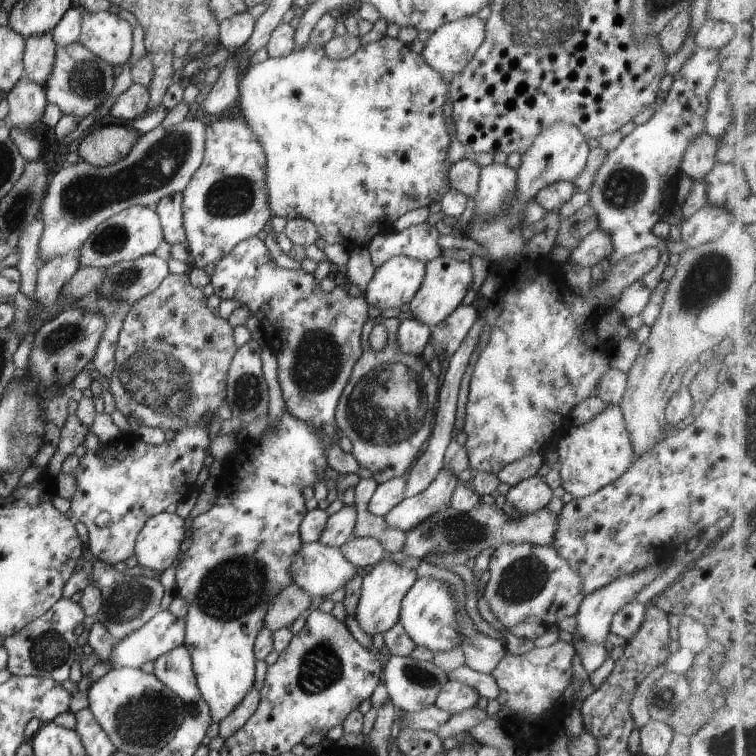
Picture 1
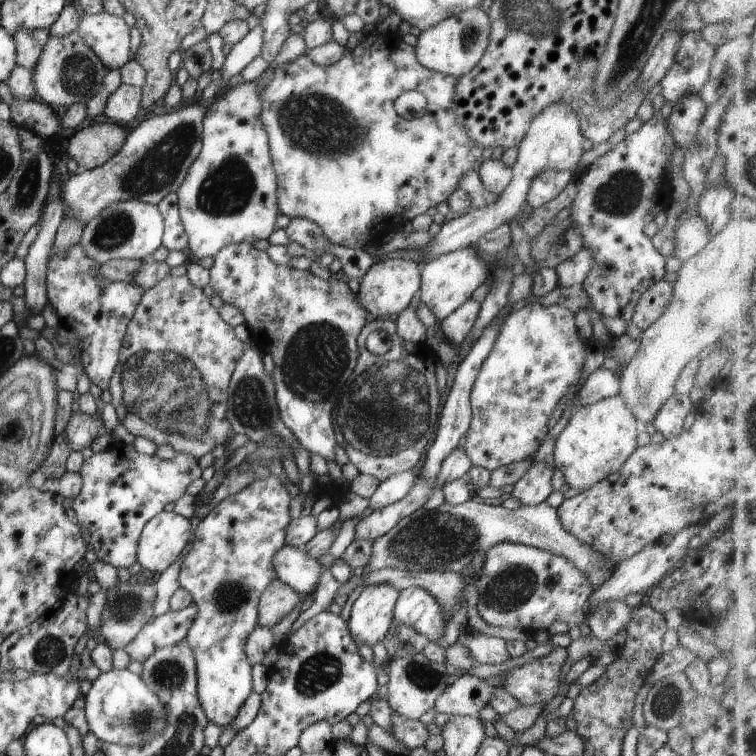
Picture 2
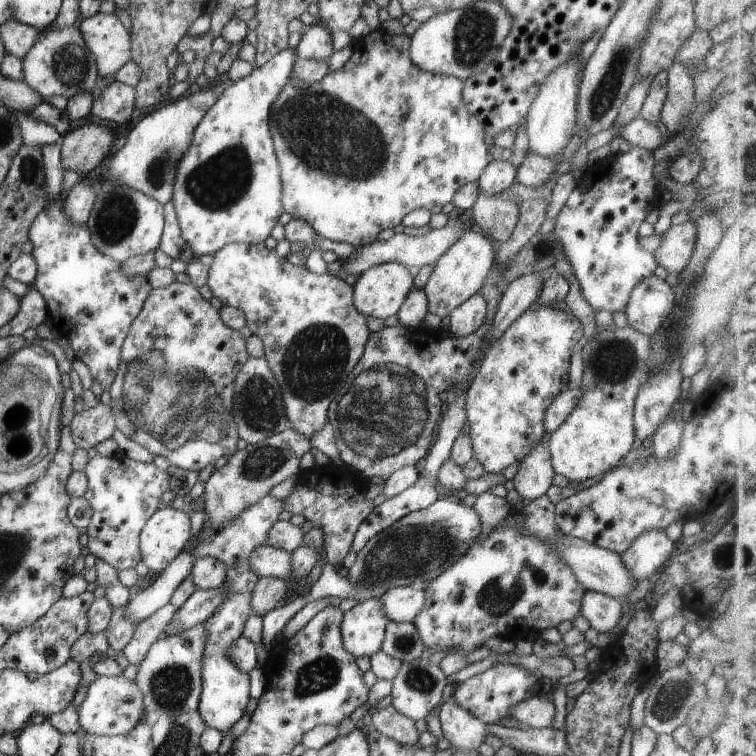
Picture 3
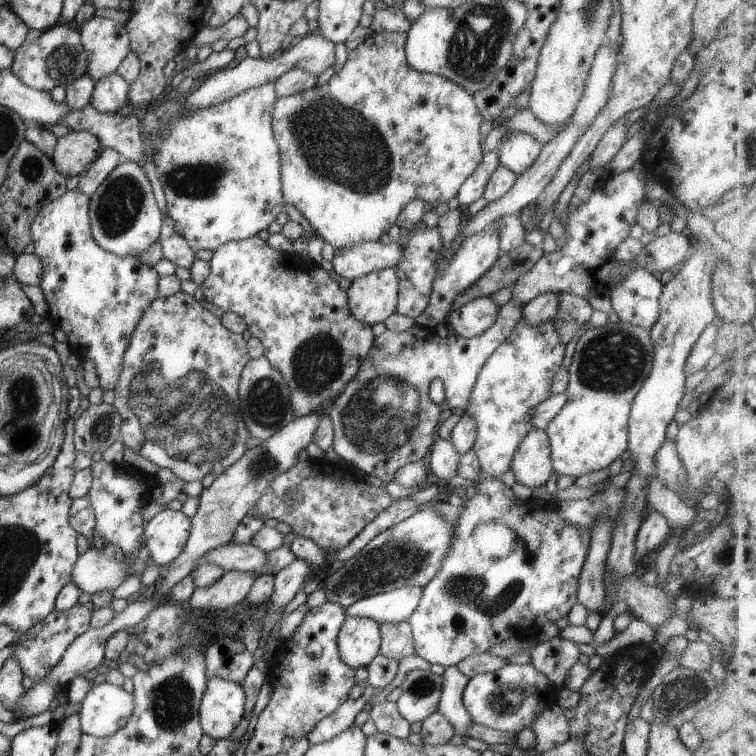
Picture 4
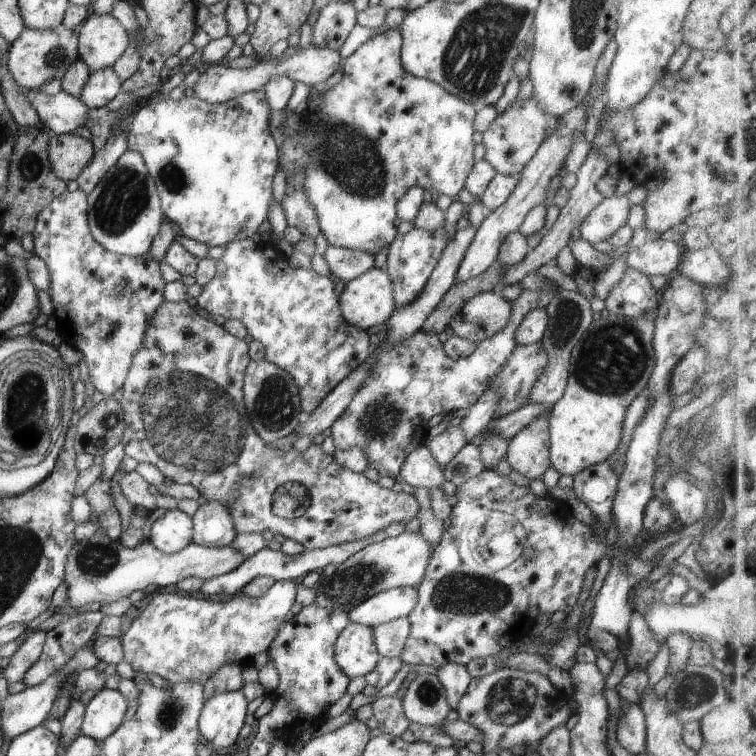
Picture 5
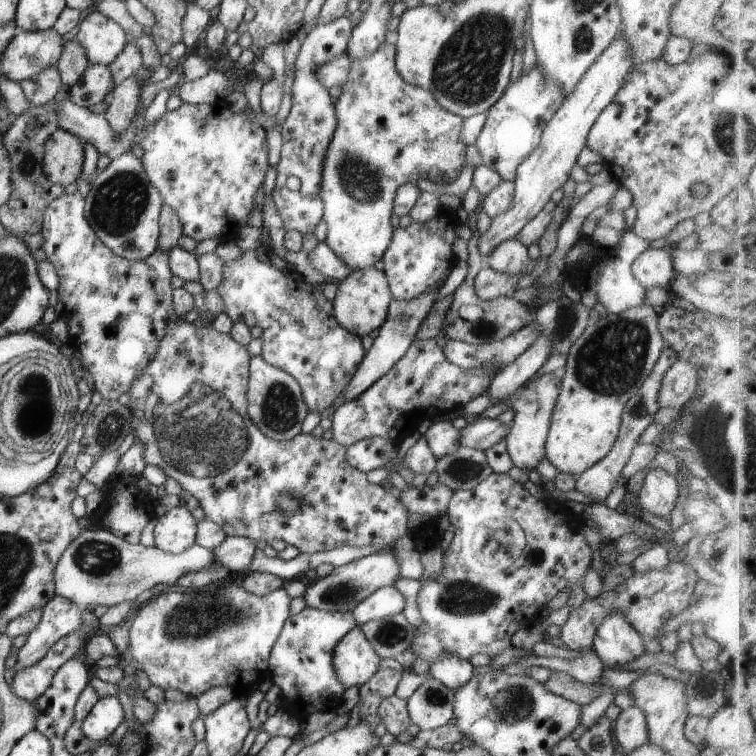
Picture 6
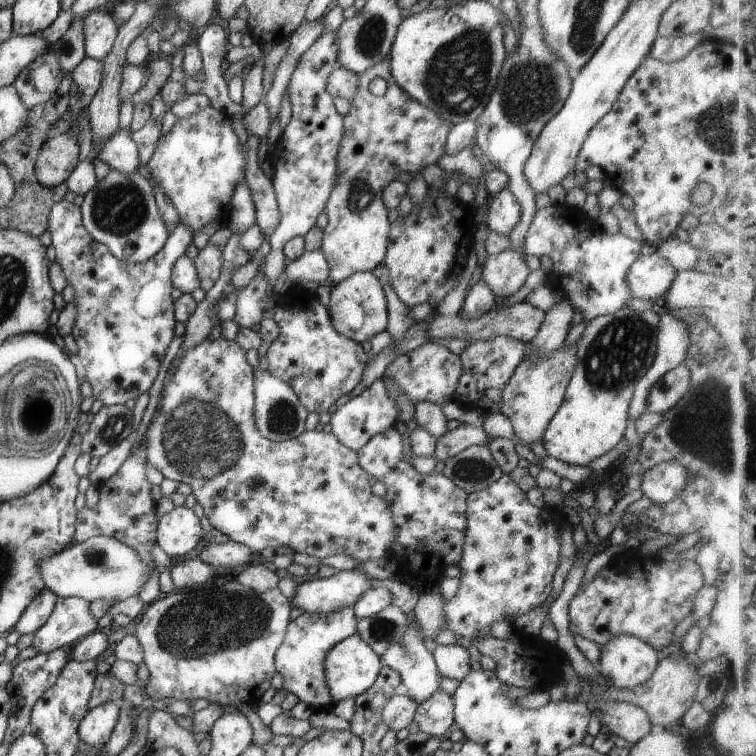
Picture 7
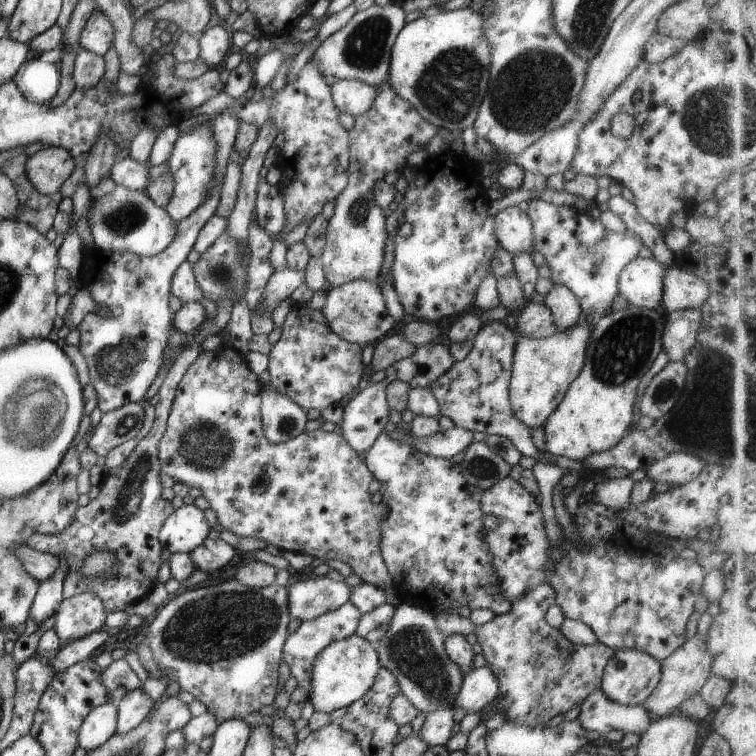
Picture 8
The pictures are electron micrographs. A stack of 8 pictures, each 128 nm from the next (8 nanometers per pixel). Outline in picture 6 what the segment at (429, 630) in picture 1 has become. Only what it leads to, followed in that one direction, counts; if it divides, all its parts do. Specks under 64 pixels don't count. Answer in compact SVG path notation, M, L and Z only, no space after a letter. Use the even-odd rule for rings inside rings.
M392 585L379 587L353 608L357 625L397 614L403 608L405 598Z

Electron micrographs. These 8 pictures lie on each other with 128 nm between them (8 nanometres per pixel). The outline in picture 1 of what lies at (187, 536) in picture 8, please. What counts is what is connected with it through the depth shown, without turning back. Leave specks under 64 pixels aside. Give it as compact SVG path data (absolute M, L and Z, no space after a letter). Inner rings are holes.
M165 511L149 518L133 542L138 564L161 573L171 566L183 546L183 524L185 522L181 517Z

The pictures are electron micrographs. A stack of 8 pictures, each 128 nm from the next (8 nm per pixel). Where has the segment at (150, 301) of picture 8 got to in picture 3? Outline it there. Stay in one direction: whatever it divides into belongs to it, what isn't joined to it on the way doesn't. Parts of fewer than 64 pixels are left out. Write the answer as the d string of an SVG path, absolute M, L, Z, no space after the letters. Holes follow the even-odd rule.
M62 197L49 201L29 225L28 240L32 244L31 254L36 262L36 277L31 286L43 297L53 329L60 336L66 337L74 358L87 366L92 379L99 382L103 391L108 391L129 325L141 310L152 286L148 283L146 274L126 275L119 269L120 264L116 260L101 254L93 246L86 224L74 225L64 215L62 204Z

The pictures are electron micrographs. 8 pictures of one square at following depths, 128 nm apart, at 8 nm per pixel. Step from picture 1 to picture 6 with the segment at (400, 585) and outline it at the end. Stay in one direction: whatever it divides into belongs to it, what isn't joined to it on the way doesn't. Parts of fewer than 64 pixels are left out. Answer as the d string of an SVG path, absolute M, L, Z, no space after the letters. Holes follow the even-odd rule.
M356 624L333 647L332 665L337 680L345 689L364 682L377 672L380 658Z

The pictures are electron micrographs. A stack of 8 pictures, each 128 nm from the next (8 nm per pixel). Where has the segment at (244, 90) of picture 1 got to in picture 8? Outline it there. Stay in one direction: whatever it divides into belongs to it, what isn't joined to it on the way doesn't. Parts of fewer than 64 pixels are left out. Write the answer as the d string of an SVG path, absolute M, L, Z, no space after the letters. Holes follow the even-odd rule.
M386 80L374 89L376 97L371 106L354 118L353 127L347 131L350 142L348 181L333 199L333 214L327 221L325 244L320 254L325 280L333 287L357 279L375 282L382 267L383 245L388 236L383 211L373 200L373 183L389 171L401 172L405 157L423 149L437 130L436 126L425 122L406 100L394 94Z

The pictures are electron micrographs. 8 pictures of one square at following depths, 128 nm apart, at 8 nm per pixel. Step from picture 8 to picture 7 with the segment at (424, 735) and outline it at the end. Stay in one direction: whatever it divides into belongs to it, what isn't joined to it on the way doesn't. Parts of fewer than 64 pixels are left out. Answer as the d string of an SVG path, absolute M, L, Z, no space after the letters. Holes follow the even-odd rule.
M442 690L435 691L426 701L416 704L413 720L418 730L430 737L446 736L454 727L453 701Z

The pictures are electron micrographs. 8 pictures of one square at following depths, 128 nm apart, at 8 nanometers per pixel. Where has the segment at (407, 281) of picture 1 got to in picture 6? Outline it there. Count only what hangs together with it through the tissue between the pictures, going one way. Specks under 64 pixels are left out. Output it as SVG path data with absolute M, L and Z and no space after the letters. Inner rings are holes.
M373 266L353 269L351 273L345 275L345 278L337 282L336 293L332 299L334 320L347 332L363 337L383 324L391 299L389 285L383 271L377 271Z

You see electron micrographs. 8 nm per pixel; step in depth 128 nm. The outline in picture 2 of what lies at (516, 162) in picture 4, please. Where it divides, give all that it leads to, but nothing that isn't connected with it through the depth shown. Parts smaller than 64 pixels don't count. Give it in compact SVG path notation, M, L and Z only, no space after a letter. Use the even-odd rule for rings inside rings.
M547 169L539 171L529 182L525 197L531 209L538 208L543 203L555 198L573 178L573 171L554 171Z

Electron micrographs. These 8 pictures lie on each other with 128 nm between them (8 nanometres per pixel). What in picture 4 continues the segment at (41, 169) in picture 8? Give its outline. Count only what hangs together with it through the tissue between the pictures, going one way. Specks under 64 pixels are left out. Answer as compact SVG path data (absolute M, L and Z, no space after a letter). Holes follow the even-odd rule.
M70 131L56 139L50 160L63 177L81 176L102 150L95 134Z

